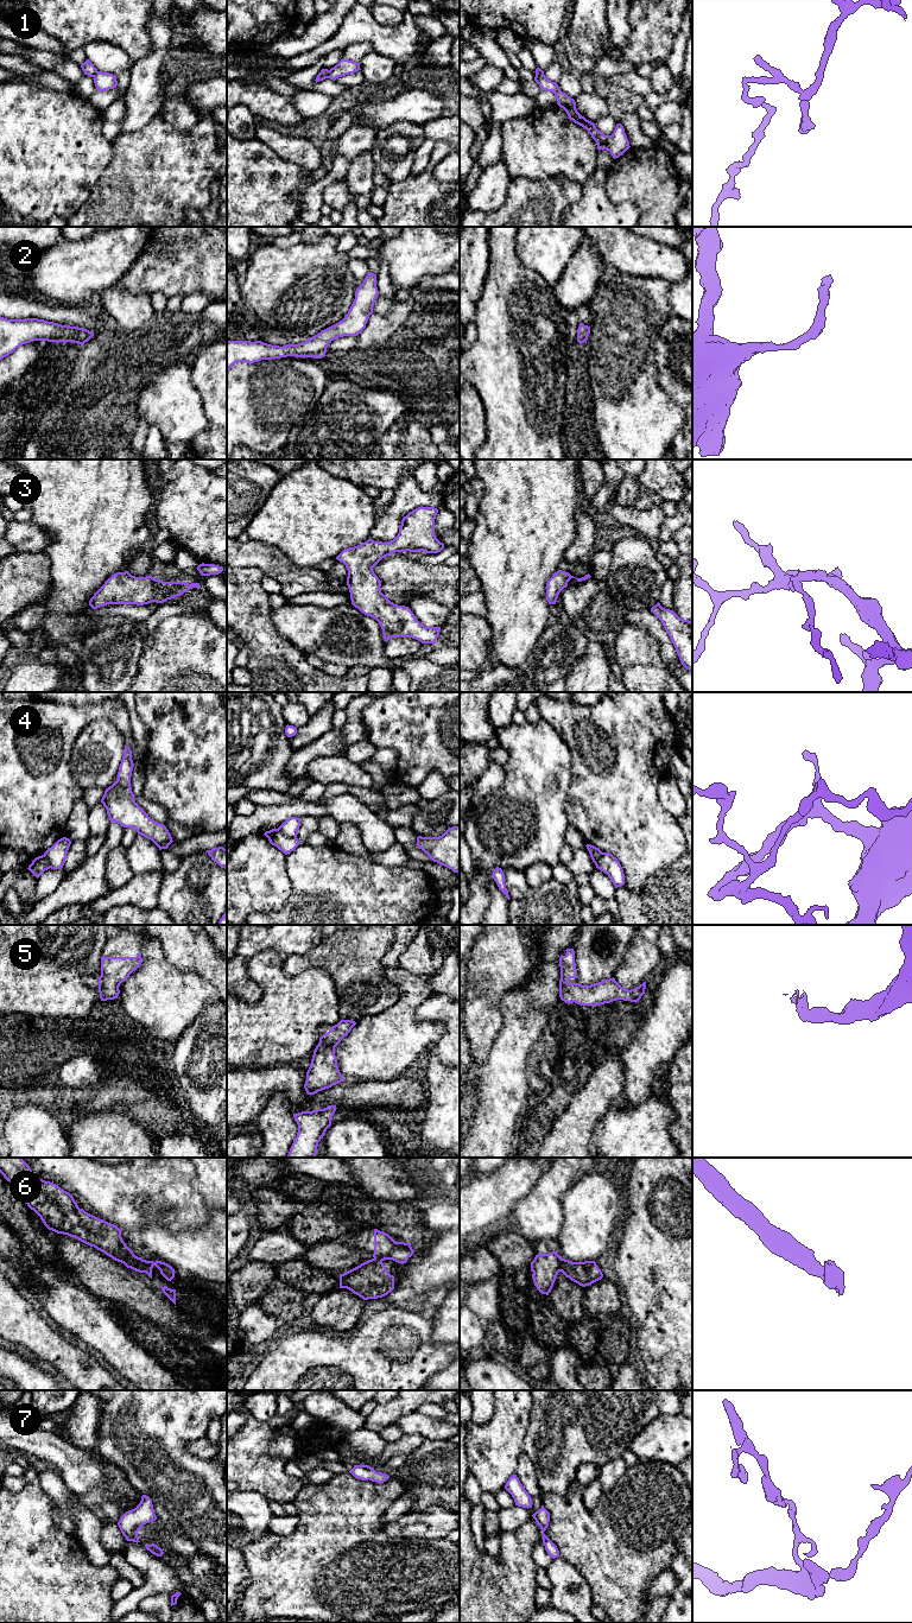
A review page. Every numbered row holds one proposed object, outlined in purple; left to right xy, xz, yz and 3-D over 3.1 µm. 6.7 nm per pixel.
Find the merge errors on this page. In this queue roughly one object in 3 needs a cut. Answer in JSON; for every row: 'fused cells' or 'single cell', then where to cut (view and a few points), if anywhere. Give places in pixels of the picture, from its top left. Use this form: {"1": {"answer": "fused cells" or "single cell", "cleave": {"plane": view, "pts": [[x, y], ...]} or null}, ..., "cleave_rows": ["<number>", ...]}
{"1": {"answer": "fused cells", "cleave": {"plane": "xz", "pts": [[329, 70], [327, 77]]}}, "2": {"answer": "single cell", "cleave": null}, "3": {"answer": "single cell", "cleave": null}, "4": {"answer": "fused cells", "cleave": {"plane": "xz", "pts": [[277, 829], [296, 837]]}}, "5": {"answer": "single cell", "cleave": null}, "6": {"answer": "fused cells", "cleave": {"plane": "xy", "pts": [[143, 1260], [145, 1272]]}}, "7": {"answer": "single cell", "cleave": null}, "cleave_rows": ["1", "4", "6"]}

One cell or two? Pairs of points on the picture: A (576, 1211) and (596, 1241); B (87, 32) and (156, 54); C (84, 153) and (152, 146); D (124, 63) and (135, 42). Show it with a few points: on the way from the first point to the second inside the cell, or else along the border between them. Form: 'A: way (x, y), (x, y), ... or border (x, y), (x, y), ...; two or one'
A: way (583, 1218), (587, 1222), (587, 1231), (589, 1234); one
B: border (149, 24), (151, 50), (133, 62); two
C: border (112, 143), (113, 159), (100, 175); two
D: border (102, 43), (109, 46), (119, 46), (132, 62); two

